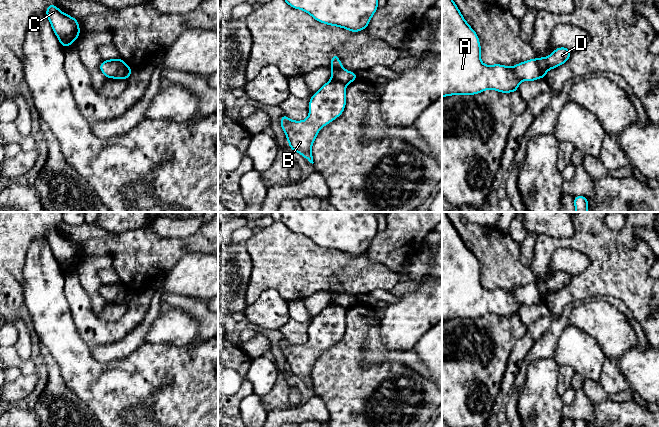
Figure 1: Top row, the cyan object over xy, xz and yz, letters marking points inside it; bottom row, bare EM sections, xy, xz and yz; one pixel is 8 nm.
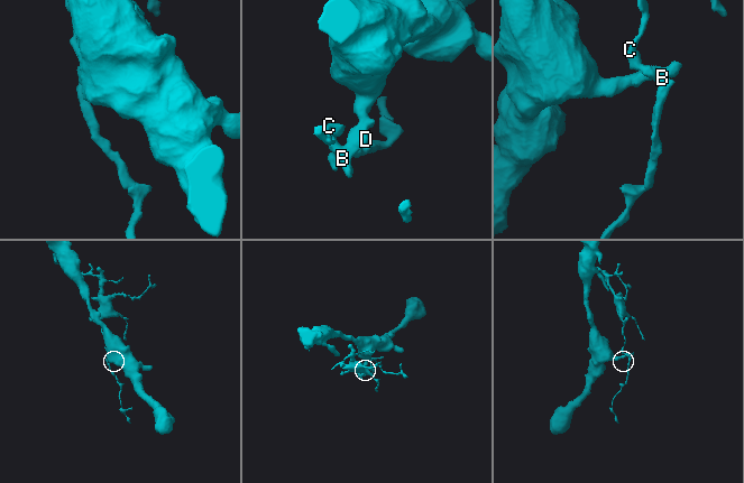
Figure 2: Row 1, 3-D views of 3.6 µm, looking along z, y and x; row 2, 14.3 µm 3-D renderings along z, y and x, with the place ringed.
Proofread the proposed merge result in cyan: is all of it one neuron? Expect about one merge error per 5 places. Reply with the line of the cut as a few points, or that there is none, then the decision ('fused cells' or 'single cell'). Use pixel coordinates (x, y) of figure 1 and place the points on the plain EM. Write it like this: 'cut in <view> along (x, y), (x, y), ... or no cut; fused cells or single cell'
cut in yz along (536, 283), (538, 295), (542, 301); fused cells

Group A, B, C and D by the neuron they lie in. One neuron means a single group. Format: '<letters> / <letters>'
A / B C D

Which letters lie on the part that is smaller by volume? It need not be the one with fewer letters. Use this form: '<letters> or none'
B, C, D

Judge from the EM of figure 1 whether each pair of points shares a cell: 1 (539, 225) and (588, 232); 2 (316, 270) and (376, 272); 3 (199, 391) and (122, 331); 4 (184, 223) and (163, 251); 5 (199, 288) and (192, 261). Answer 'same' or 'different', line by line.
1: different
2: same
3: different
4: different
5: same

